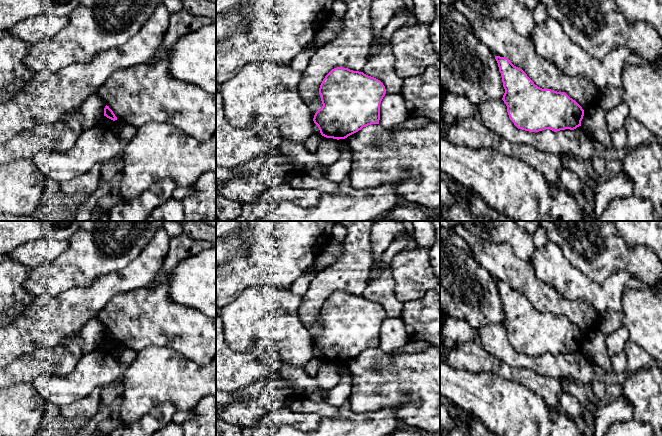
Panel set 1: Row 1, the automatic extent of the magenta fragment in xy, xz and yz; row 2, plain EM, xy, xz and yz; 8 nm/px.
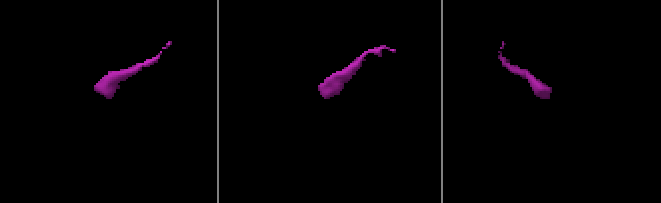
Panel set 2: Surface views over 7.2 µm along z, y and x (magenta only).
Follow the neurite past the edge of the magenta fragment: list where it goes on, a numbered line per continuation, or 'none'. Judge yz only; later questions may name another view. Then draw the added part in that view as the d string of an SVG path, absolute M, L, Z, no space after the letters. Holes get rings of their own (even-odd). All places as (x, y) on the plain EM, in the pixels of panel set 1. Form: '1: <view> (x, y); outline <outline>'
none

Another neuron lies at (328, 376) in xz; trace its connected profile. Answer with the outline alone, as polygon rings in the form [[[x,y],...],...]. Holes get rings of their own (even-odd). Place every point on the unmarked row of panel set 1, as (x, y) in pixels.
[[[324,361],[315,376],[308,375],[304,367],[299,368],[290,364],[281,367],[281,375],[296,386],[296,393],[300,398],[307,398],[312,402],[323,401],[323,395],[318,389],[330,390],[340,381],[338,364]]]

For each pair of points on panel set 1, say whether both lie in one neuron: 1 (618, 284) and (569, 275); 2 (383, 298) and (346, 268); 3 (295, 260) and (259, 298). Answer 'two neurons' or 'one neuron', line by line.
1: one neuron
2: two neurons
3: two neurons

